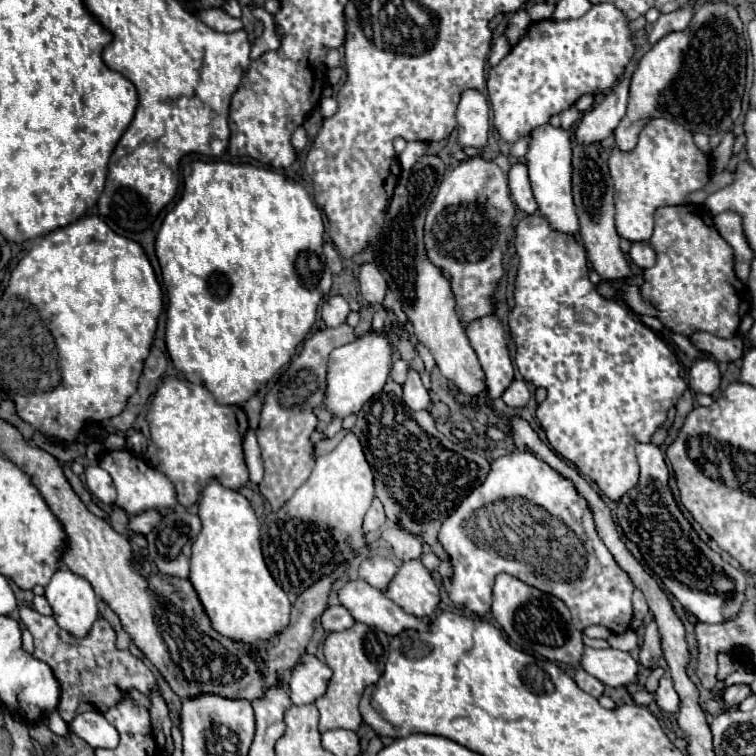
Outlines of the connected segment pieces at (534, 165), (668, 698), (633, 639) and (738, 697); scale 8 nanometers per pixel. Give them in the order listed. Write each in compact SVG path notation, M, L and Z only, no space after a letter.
M551 124L539 126L533 130L533 142L527 152L527 168L529 180L533 188L533 196L537 200L539 212L547 222L551 222L553 230L563 230L563 234L577 234L579 220L575 214L573 194L571 194L571 140L569 132L561 128L553 128Z
M663 676L659 680L659 688L657 688L657 706L665 712L679 712L679 694L675 692L675 686L671 682L669 676Z
M627 630L623 634L611 634L609 636L609 644L611 644L611 648L631 652L631 650L639 648L639 636L637 636L635 630Z
M733 684L733 686L727 686L727 688L725 688L723 700L729 702L731 706L735 706L735 704L739 704L747 694L751 694L751 686L749 686L749 684Z

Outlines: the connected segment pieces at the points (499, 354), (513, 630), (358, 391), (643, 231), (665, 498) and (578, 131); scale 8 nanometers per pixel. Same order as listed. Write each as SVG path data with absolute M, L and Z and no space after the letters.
M485 316L485 318L473 320L465 328L465 332L471 342L471 348L475 350L481 362L481 368L485 374L483 382L487 386L473 400L477 404L485 404L485 400L499 398L513 380L513 364L509 358L507 340L497 316Z
M501 572L495 578L491 612L493 612L493 618L499 622L499 626L505 630L513 646L529 654L539 654L551 662L555 660L555 662L571 664L573 668L581 666L581 658L585 650L583 634L573 626L571 614L559 598L529 586L507 572Z
M367 332L359 336L355 342L335 348L329 354L329 370L327 370L327 398L325 408L331 410L333 416L345 418L353 412L359 412L361 406L379 390L383 390L393 364L393 344L385 332Z
M667 118L651 120L639 134L633 152L613 148L609 170L615 188L615 228L617 234L629 242L649 240L653 234L653 212L667 204L689 202L689 196L703 190L711 178L709 156L695 146L693 132Z
M651 442L637 444L635 454L641 466L641 478L637 486L619 500L617 510L617 522L625 536L639 546L655 576L699 622L719 624L735 618L745 598L745 574L721 560L717 552L701 542L687 518L679 512L667 486L669 470L659 446Z
M621 78L619 84L601 98L591 110L585 112L581 122L575 128L575 140L583 142L583 146L597 144L613 134L621 118L625 116L629 94L629 80Z

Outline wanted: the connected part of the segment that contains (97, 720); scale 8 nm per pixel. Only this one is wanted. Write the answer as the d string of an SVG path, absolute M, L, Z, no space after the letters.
M83 712L71 724L69 730L85 740L93 748L115 748L119 746L119 732L101 712Z

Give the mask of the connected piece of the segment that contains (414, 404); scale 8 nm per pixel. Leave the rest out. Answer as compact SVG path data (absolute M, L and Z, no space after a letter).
M409 370L409 376L407 376L405 384L403 384L403 400L405 400L405 404L409 408L419 408L419 410L427 408L429 402L431 402L429 392L423 386L421 376L415 370Z

